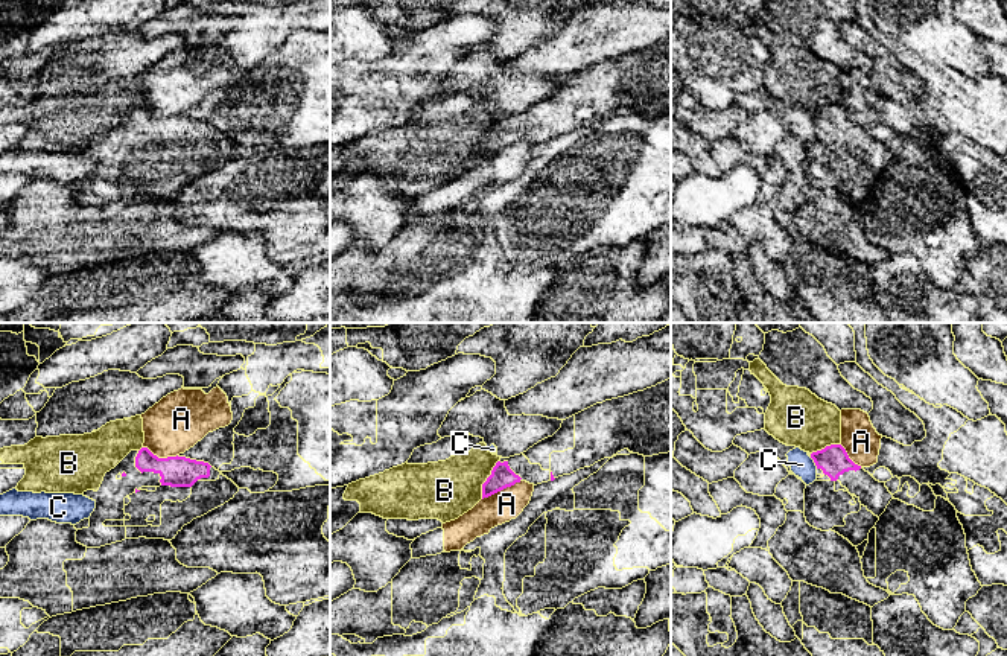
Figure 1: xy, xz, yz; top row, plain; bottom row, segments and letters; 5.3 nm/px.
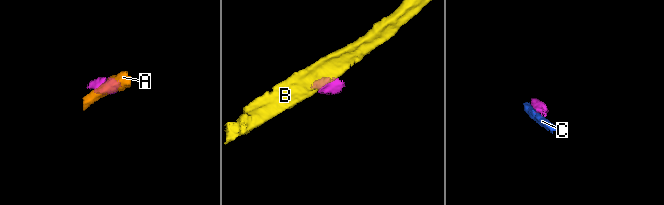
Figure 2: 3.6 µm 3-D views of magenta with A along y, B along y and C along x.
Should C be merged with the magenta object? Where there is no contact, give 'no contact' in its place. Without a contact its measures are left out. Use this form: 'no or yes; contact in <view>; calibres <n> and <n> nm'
no; contact in yz; calibres 160 and 120 nm

